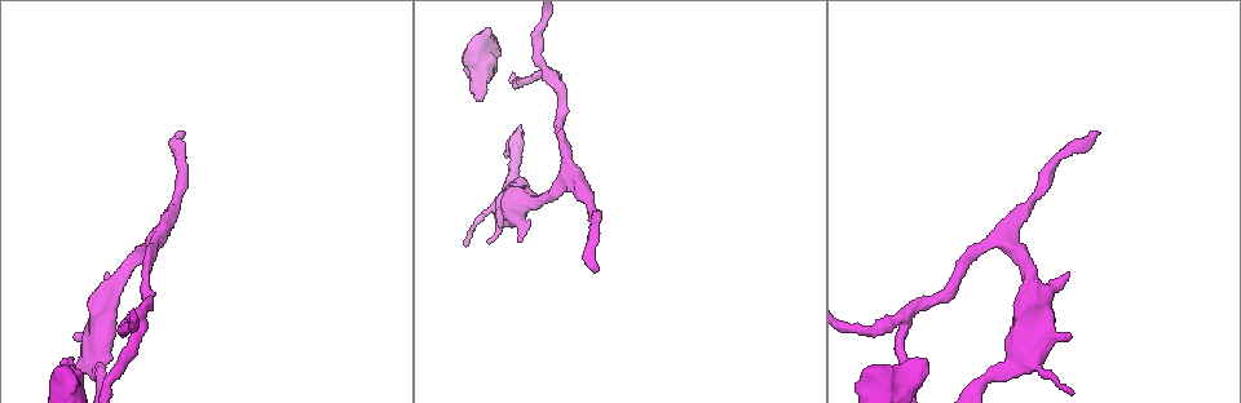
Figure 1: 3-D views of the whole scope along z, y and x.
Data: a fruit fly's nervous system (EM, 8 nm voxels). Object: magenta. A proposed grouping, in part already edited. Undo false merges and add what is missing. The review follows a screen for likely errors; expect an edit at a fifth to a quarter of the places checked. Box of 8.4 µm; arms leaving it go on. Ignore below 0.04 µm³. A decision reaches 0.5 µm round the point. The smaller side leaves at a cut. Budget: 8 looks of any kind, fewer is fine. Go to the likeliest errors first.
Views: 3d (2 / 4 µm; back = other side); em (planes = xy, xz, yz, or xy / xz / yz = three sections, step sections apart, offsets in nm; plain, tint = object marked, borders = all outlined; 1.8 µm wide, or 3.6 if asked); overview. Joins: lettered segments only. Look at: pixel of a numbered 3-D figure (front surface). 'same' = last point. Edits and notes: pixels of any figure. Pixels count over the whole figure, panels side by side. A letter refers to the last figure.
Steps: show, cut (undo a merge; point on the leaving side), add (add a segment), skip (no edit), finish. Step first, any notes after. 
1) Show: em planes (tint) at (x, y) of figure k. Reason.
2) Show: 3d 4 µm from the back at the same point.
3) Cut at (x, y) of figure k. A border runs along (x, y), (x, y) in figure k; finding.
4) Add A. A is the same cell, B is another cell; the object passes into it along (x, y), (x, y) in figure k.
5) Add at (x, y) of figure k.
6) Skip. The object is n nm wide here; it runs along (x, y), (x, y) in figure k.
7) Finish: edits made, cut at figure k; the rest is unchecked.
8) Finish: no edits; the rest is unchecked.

Show: 3d 4 µm at (925, 360) of figure 1. An open end.

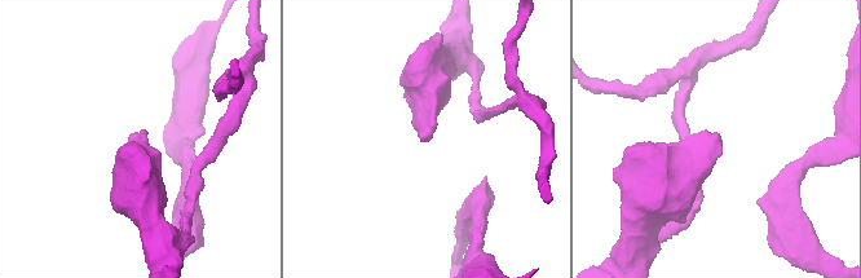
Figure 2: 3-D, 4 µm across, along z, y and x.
Show: em yz step 4 (tint) at (129, 135) of figure 2. Need the tissue.

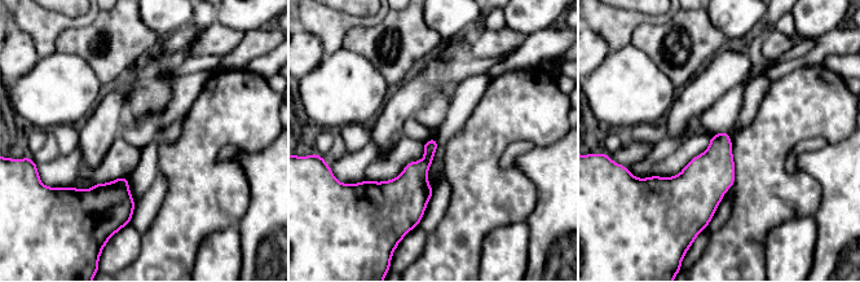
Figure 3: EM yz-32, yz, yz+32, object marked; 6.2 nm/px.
Show: em planes (borders) at the same point. Cut it another way.

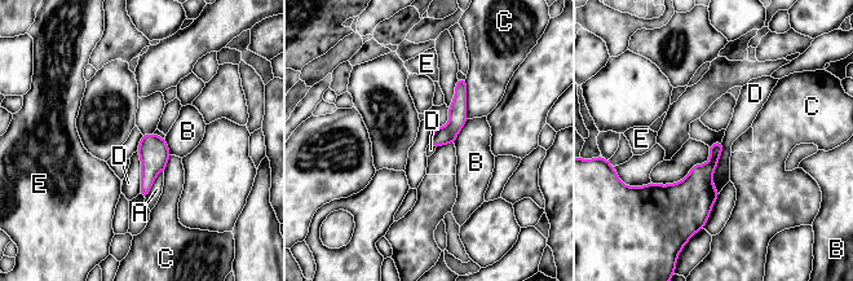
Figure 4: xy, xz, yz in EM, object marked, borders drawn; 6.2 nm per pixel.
Skip. A, B, C, D and E are other cells; it runs along (462, 82), (456, 122), (436, 143) in figure 4; no lettered segment goes on from it.

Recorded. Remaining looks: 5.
Show: em planes (borders) at (1098, 131) of figure 1. An open end.

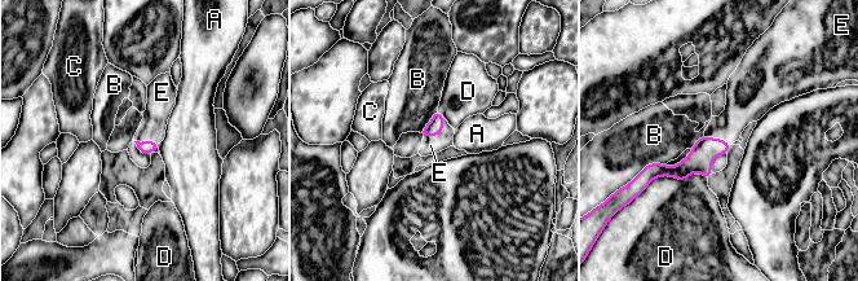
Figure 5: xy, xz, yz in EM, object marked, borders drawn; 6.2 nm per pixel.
Add E. E is the same cell, A, B, C and D are other cells; the object passes into it along (436, 126), (438, 132), (430, 145) in figure 5; it goes on there.

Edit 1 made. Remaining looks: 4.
Show: overview. Redraw.

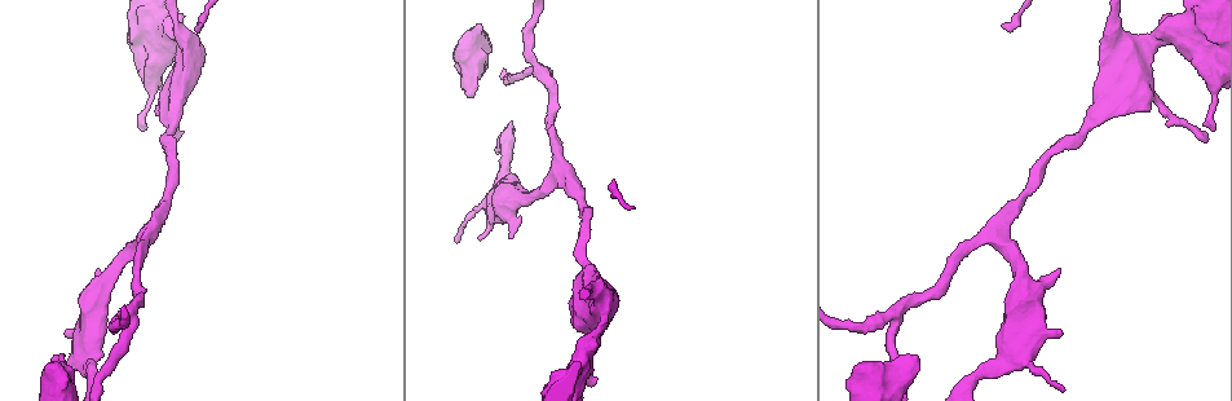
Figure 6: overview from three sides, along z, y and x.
Show: em xy step 4 (tint) at (600, 329) of figure 6. Three-way junction.

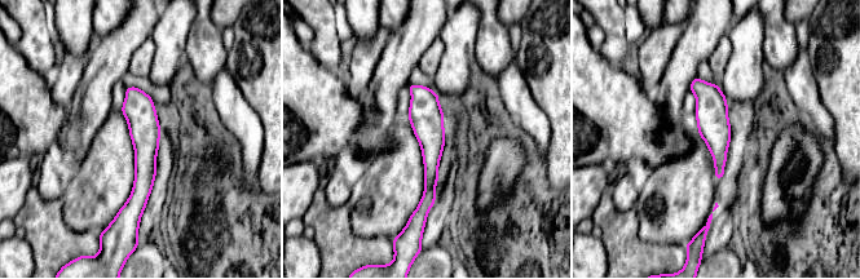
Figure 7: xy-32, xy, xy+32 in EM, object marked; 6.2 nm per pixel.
Show: em planes (borders) at the same point.

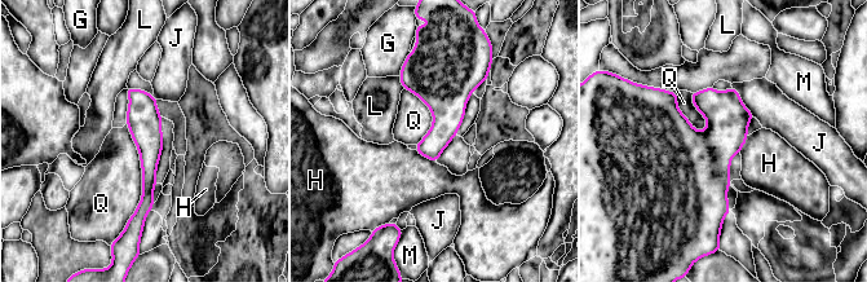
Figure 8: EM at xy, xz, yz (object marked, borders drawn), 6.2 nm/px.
Skip. The longest contact is with Q, 650 nm; G, H, J, L, M and Q are other cells; all the same neuron.

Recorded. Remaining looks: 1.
Finish: edits made, add at figure 5; the rest is unchecked.

